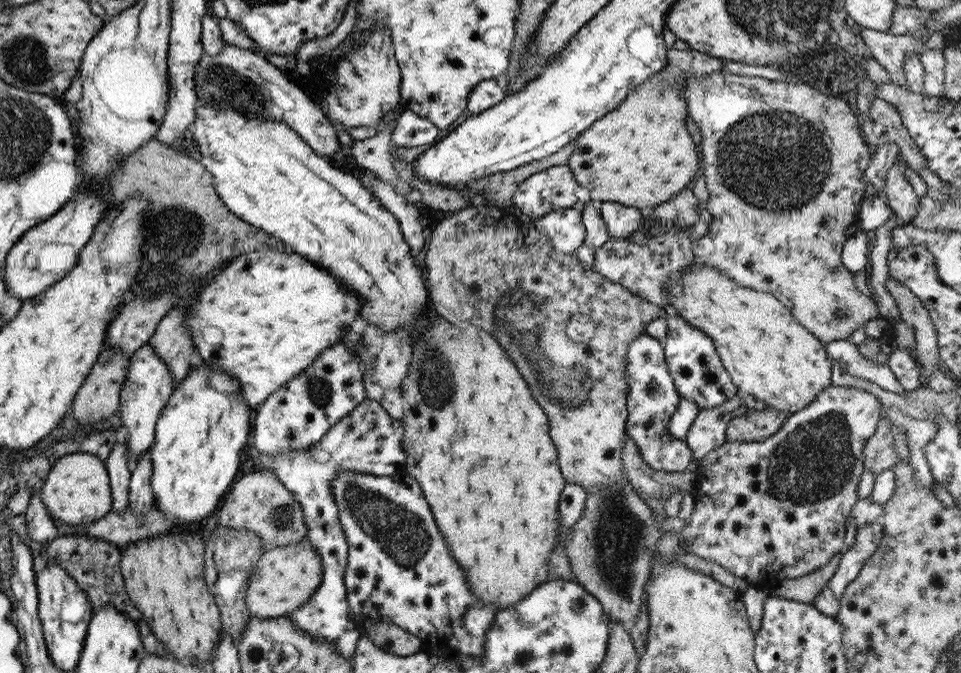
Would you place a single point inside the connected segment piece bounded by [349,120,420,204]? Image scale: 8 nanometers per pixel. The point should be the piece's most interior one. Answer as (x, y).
(372, 153)

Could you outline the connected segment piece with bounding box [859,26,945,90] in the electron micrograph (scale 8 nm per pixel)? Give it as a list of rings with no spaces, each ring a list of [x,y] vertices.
[[[859,26],[859,33],[867,48],[868,54],[873,55],[885,70],[890,85],[895,84],[906,90],[906,79],[903,71],[905,56],[919,56],[925,50],[945,47],[944,37],[939,31],[931,31],[925,35],[899,35],[891,38],[886,32]]]

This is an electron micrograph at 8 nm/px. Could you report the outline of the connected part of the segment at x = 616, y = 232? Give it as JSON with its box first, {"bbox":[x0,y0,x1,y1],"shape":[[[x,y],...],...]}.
{"bbox":[597,202,643,238],"shape":[[[603,202],[597,207],[598,216],[603,220],[610,238],[627,238],[641,225],[643,211],[640,209],[617,202]]]}

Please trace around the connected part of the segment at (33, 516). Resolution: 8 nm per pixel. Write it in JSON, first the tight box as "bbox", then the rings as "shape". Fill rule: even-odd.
{"bbox":[24,494,57,544],"shape":[[[33,494],[29,499],[24,515],[26,534],[32,541],[47,544],[57,536],[57,528],[37,494]]]}

